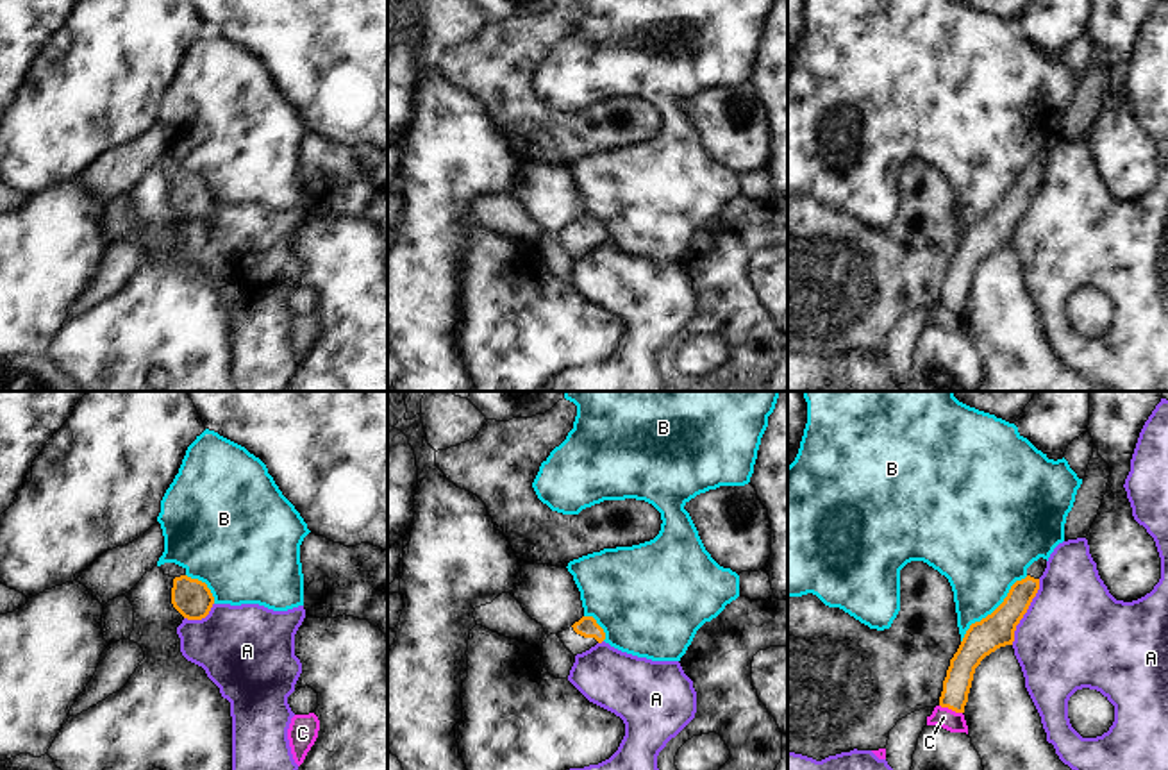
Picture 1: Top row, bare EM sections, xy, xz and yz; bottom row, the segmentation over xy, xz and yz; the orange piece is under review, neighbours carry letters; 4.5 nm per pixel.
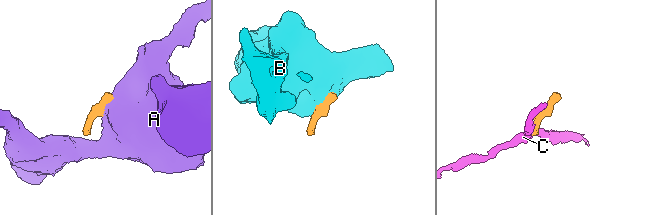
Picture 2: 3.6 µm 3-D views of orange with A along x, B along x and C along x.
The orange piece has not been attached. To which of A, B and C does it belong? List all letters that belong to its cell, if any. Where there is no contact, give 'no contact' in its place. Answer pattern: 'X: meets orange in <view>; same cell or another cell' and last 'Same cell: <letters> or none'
A: meets orange in yz; another cell
B: meets orange in yz; another cell
C: meets orange in yz; another cell
Same cell: none

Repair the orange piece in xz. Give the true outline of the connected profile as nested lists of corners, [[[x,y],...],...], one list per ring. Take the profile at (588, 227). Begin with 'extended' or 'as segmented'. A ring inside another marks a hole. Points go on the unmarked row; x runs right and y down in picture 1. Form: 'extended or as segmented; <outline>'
extended; [[[582,216],[570,229],[557,234],[564,247],[573,254],[582,254],[605,239],[604,229],[593,216]]]

